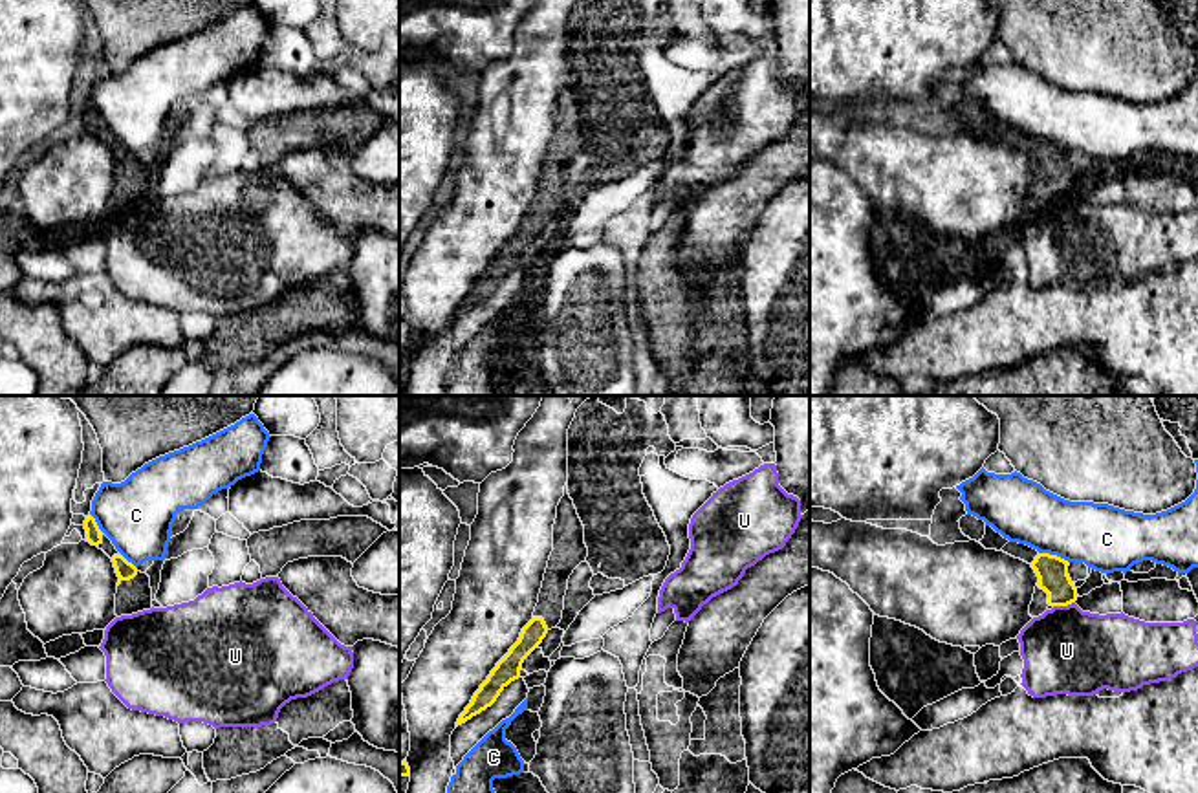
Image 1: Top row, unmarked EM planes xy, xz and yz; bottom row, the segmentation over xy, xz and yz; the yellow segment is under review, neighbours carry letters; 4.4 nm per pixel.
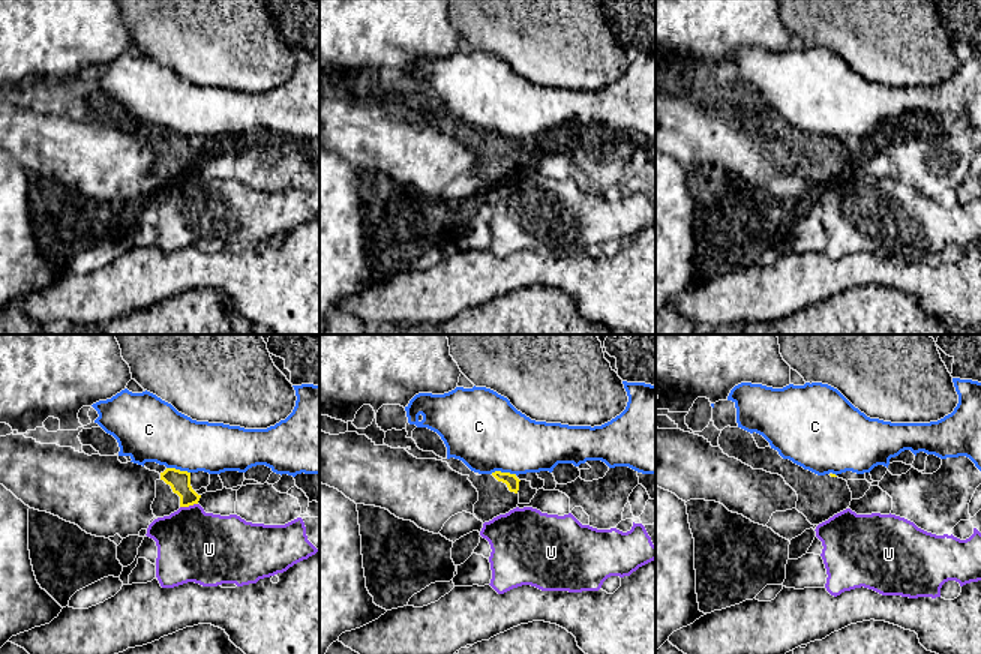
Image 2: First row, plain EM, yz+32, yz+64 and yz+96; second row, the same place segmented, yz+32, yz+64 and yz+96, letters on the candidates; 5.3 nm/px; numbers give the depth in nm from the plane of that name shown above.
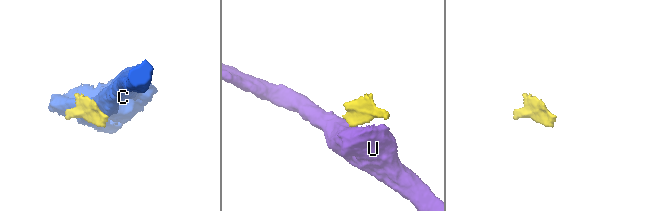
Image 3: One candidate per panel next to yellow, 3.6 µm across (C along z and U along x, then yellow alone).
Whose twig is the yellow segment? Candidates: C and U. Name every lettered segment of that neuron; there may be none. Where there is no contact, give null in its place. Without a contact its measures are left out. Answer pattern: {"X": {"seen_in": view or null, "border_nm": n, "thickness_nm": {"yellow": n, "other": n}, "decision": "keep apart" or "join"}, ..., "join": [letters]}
{"C": {"seen_in": "yz", "border_nm": 140, "thickness_nm": {"yellow": 140, "other": 300}, "decision": "keep apart"}, "U": {"seen_in": "yz", "border_nm": 100, "thickness_nm": {"yellow": 140, "other": 380}, "decision": "keep apart"}, "join": []}

